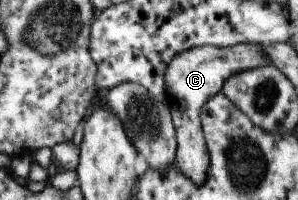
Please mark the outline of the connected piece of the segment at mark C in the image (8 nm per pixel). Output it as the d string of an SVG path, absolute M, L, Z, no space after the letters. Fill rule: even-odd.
M239 43L232 47L198 46L173 56L164 72L165 100L169 104L169 114L175 131L174 164L181 174L194 184L202 184L208 170L208 154L200 125L202 106L212 95L221 92L222 84L244 70L268 65L262 46Z

